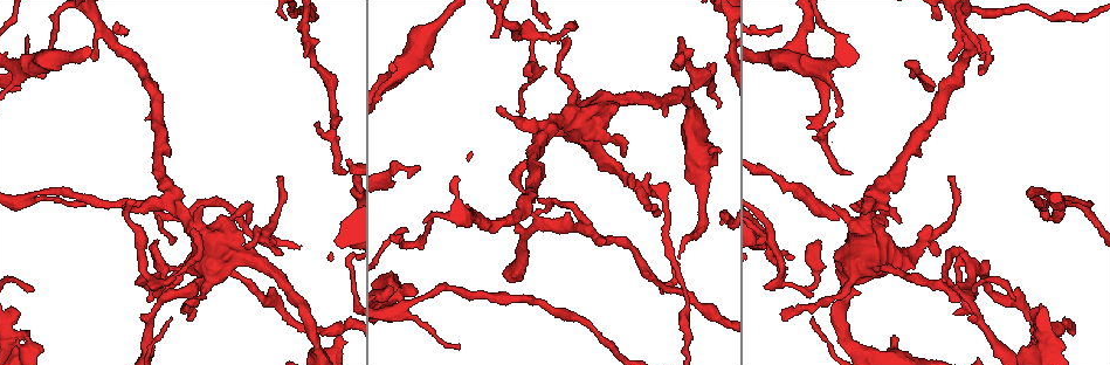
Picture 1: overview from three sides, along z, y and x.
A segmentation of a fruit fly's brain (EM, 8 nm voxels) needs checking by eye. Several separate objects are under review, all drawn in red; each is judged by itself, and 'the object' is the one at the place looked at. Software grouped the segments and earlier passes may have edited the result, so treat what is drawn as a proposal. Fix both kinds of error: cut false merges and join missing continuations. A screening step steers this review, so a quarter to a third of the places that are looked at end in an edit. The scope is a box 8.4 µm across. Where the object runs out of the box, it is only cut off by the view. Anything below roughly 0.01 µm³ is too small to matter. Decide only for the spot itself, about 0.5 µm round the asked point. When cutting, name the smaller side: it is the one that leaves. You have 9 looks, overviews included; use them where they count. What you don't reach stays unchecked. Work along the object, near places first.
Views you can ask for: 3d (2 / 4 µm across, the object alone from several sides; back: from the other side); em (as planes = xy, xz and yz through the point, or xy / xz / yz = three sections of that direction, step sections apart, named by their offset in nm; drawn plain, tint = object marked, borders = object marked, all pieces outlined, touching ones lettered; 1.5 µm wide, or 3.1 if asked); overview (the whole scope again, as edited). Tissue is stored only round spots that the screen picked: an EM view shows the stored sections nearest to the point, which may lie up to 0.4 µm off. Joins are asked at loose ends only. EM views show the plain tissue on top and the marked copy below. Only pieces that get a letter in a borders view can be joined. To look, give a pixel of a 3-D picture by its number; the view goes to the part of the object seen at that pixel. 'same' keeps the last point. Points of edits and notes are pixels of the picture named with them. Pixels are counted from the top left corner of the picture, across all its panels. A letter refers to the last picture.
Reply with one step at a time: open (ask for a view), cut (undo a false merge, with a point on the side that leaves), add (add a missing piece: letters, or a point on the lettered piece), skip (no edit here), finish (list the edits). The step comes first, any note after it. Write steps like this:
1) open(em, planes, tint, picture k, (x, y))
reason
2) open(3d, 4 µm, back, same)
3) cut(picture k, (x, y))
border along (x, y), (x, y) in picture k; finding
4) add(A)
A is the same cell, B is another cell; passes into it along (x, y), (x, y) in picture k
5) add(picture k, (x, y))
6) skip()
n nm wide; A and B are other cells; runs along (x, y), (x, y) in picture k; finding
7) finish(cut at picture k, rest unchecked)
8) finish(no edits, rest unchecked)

open(3d, 2 µm, picture 1, (817, 279))
abrupt turn

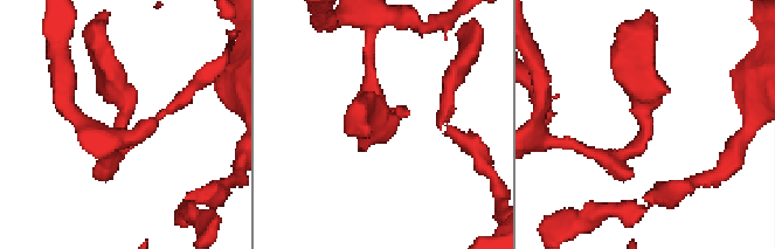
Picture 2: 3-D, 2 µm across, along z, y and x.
open(em, planes, borders, picture 2, (382, 129))
arms of 160, 180 nm

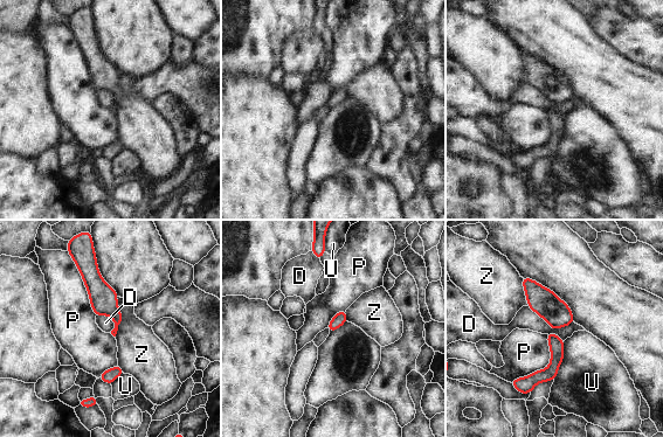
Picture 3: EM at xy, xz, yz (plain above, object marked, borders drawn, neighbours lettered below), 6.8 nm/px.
skip()
50 nm wide; D, P, U and Z are other cells; runs along (556, 339), (554, 365), (524, 390) in picture 3; continuous, no second neuron

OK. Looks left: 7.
open(3d, 2 µm, picture 1, (394, 182))
an open end

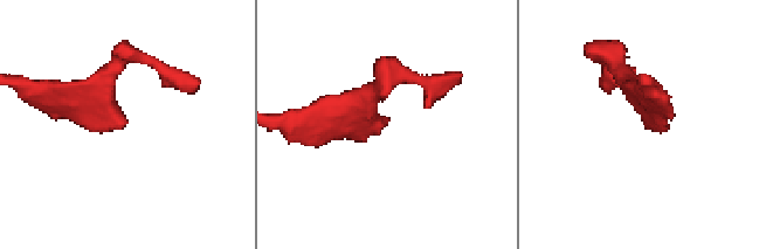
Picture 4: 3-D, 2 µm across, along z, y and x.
open(em, xz, step 4, tint, picture 4, (387, 122))
shape alone is not enough

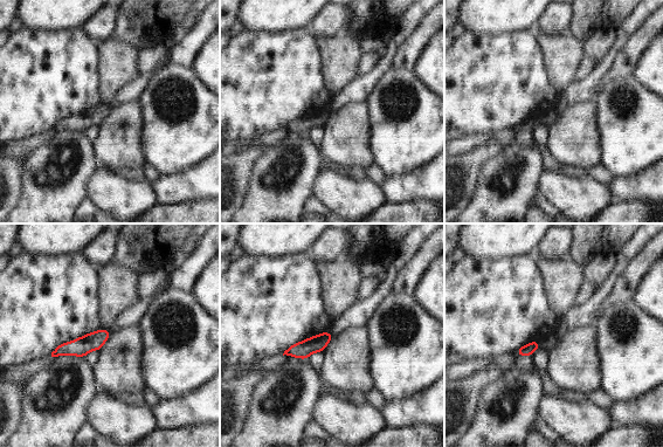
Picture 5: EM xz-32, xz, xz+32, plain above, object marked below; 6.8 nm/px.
open(em, xy, step 8, borders, same)
cut it another way

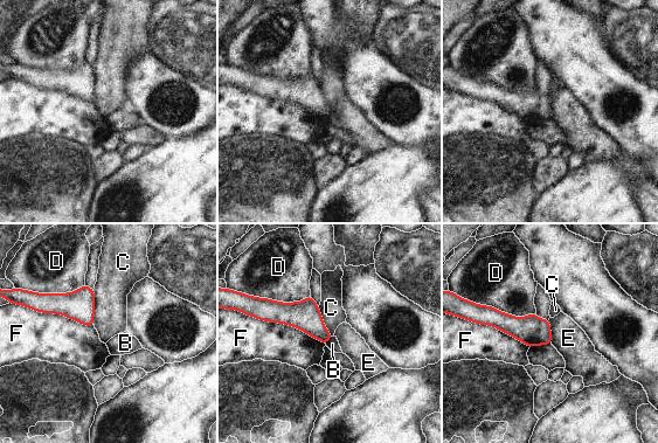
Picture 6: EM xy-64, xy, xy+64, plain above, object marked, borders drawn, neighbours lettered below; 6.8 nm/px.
skip()
F touches over 550 nm; B, C, D, E and F are other cells; no lettered piece goes on from it

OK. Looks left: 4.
open(em, planes, tint, picture 1, (901, 221))
an open end

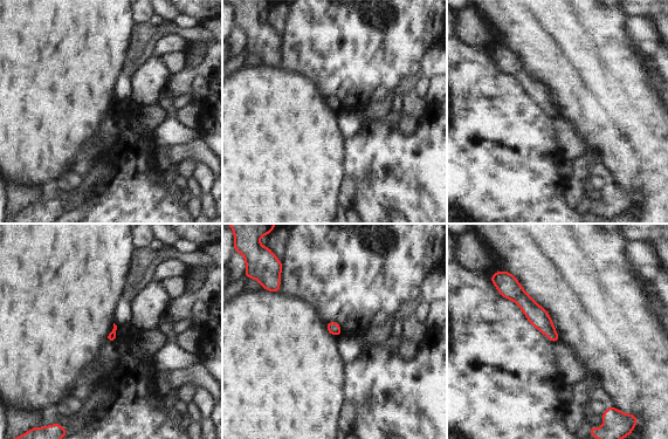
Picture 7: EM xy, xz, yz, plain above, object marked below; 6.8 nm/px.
open(em, planes, borders, same)
see the neighbours

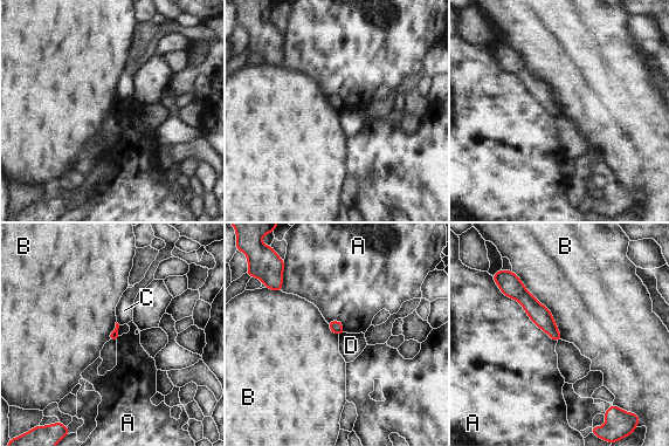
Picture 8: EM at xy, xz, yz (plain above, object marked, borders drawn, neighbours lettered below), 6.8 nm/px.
skip()
B touches over 600 nm; A, B, C and D are other cells; border along (512, 270), (549, 310), (561, 338) in picture 8; none of them fits

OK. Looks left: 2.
finish(no edits, rest unchecked)

